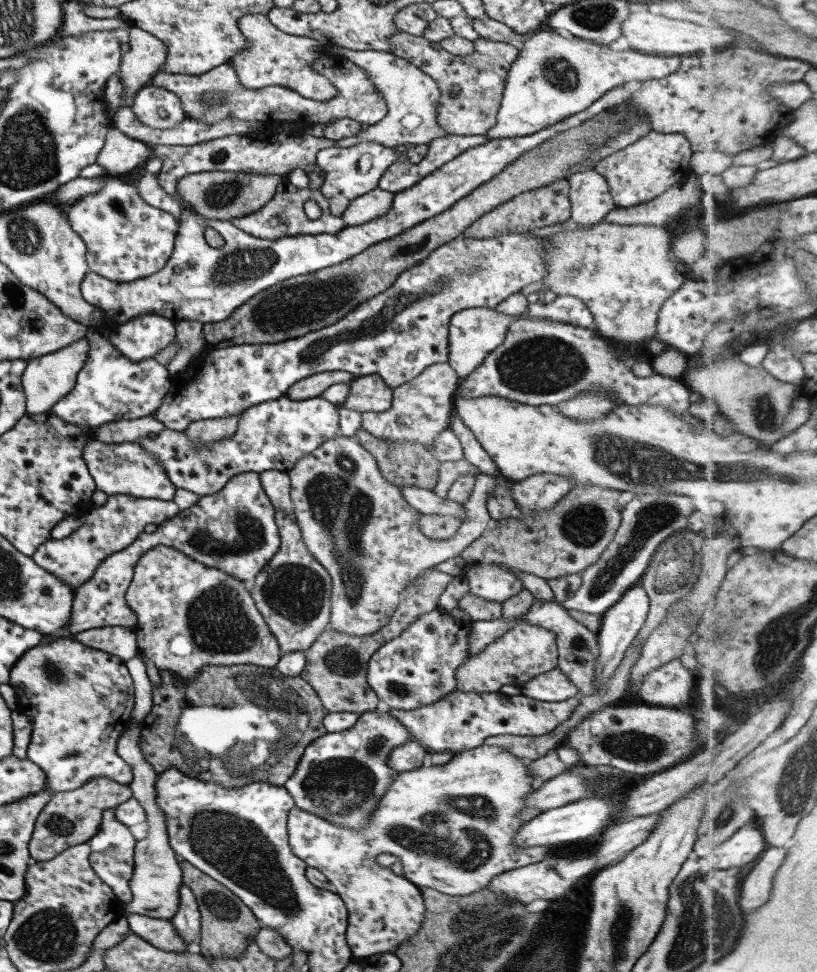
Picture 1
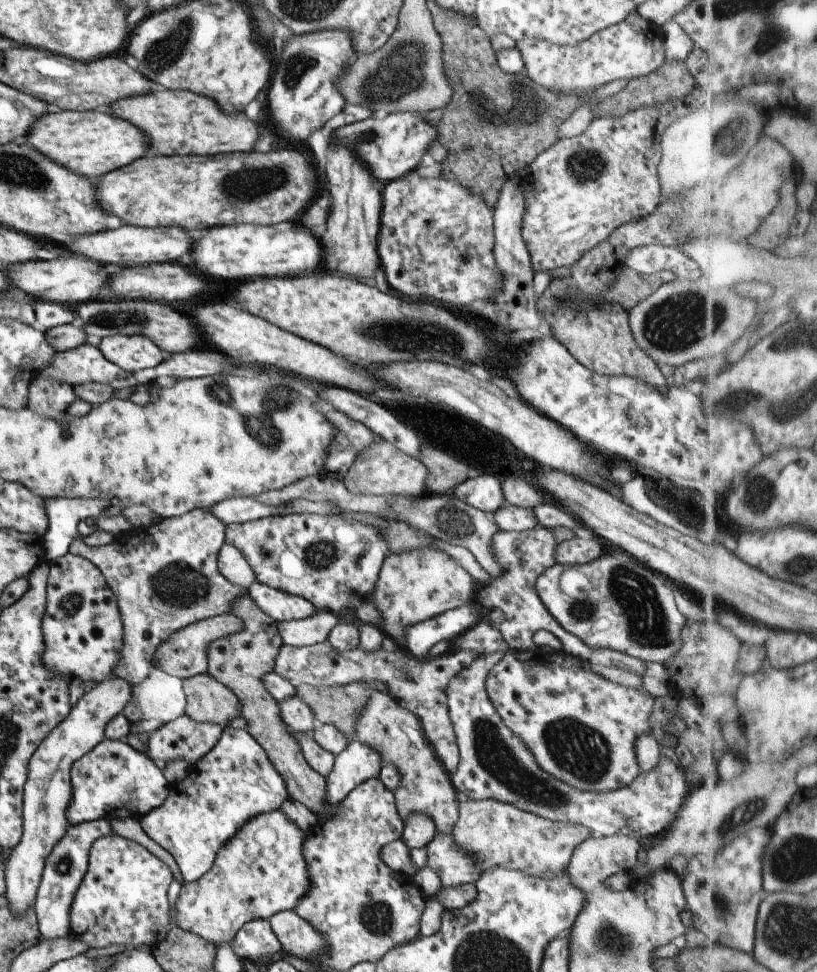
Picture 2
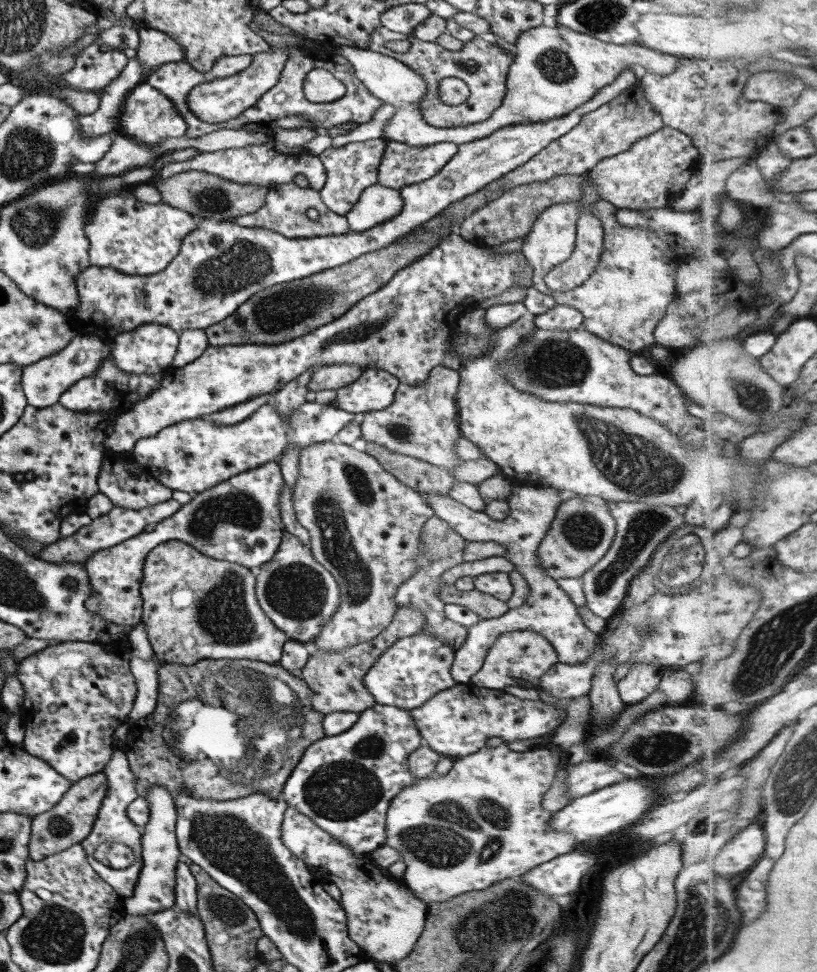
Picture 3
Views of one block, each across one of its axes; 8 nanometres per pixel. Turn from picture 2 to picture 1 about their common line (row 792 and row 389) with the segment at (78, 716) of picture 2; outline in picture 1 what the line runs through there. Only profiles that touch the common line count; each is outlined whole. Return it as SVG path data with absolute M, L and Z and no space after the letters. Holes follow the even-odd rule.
M83 337L65 348L26 361L25 368L20 376L20 383L26 400L25 410L27 413L44 413L45 410L49 410L61 397L72 390L77 373L85 364L88 350L88 340Z

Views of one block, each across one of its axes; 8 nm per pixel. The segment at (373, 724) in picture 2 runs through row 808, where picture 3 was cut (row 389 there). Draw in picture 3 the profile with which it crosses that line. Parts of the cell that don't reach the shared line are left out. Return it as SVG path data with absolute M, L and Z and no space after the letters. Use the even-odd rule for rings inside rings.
M439 365L432 368L426 381L417 386L398 383L389 406L359 414L360 437L365 442L374 442L391 452L420 459L453 473L453 467L463 462L454 449L455 441L461 435L455 402L459 380L456 370Z

